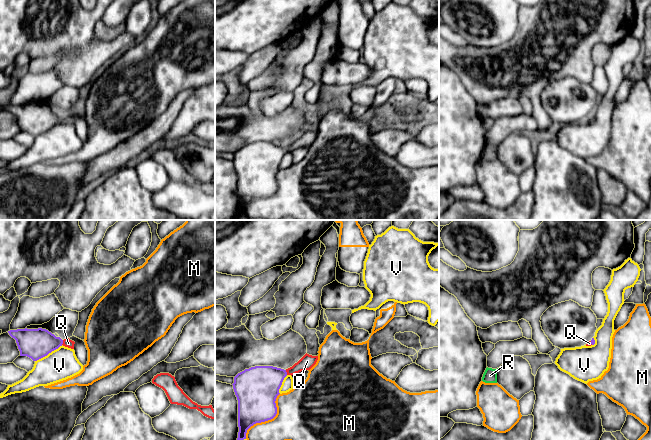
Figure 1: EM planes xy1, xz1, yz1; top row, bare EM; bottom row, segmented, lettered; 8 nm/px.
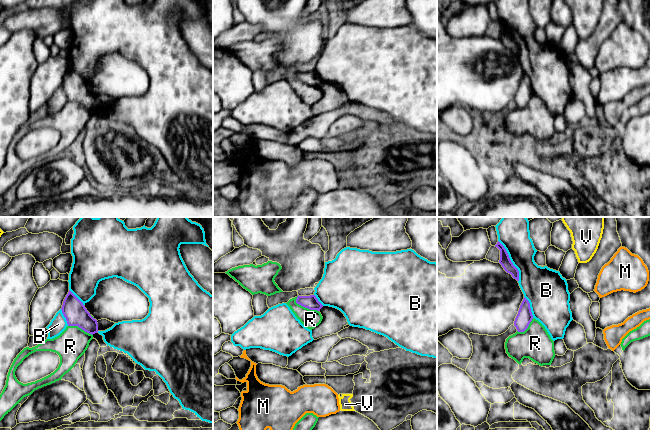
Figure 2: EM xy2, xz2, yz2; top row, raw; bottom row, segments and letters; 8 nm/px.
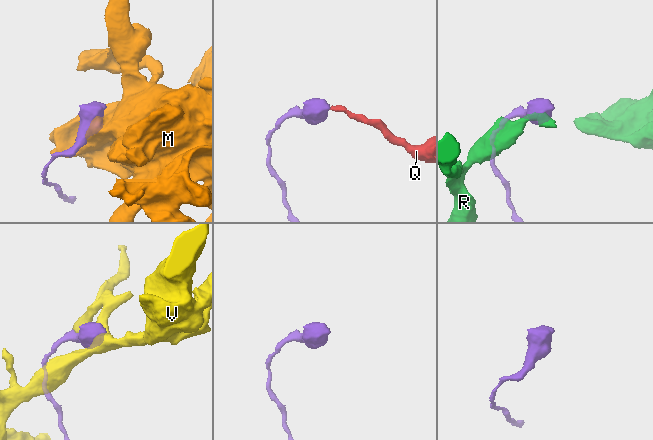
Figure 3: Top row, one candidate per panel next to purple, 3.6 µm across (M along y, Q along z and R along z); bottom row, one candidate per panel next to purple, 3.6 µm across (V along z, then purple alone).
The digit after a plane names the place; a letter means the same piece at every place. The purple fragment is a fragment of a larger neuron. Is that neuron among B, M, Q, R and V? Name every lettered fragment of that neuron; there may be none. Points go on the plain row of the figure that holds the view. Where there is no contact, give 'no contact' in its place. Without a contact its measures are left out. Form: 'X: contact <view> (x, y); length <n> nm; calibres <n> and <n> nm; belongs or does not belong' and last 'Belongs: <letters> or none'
B: contact yz2 (510, 37); length 380 nm; calibres 90 and 260 nm; does not belong
M: contact xz1 (268, 195); length 460 nm; calibres 340 and 380 nm; does not belong
Q: contact xy1 (62, 118); length 40 nm; calibres 240 and 70 nm; belongs
R: contact xz2 (305, 83); length 220 nm; calibres 110 and 150 nm; does not belong
V: contact xy1 (48, 129); length 260 nm; calibres 240 and 260 nm; does not belong
Belongs: Q

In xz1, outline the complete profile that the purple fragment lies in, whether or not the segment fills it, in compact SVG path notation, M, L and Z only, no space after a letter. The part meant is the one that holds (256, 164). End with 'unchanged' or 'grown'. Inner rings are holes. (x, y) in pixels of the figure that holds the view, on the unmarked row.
M305 130L292 143L284 146L273 142L255 142L238 149L234 153L233 165L238 176L238 214L237 217L246 215L247 206L256 199L273 195L277 190L276 174L279 165L287 151L294 151L301 147L310 146L317 138L318 132Z | grown

